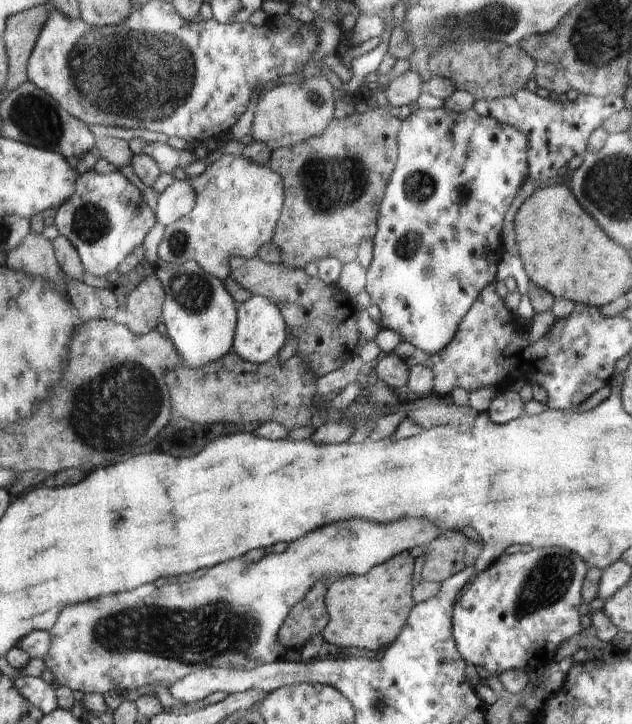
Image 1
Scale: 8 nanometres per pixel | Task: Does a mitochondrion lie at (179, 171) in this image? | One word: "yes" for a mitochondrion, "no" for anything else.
no

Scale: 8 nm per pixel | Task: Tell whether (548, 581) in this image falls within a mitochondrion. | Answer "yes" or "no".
yes

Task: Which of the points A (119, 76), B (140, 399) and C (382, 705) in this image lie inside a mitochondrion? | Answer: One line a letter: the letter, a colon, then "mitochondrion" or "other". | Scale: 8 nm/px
A: mitochondrion
B: mitochondrion
C: mitochondrion

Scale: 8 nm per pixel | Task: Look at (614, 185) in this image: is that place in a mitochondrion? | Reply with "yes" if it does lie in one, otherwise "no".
yes

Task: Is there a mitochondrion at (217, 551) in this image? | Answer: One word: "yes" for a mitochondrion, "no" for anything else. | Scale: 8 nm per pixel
no

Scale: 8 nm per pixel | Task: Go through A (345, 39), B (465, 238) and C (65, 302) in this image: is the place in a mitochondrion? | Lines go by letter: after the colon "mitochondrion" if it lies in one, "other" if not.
A: other
B: other
C: other

